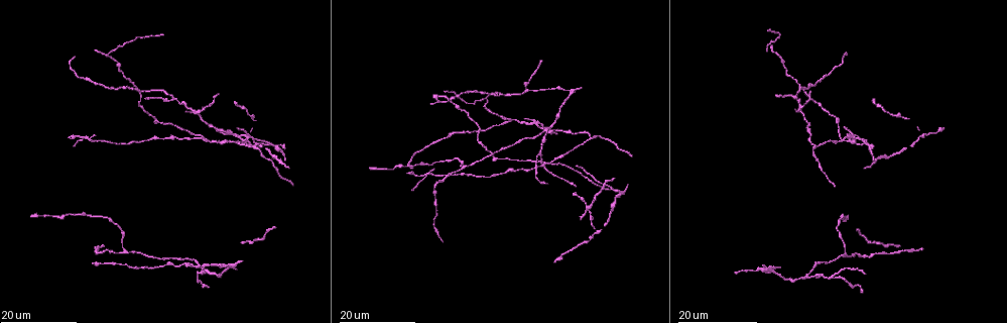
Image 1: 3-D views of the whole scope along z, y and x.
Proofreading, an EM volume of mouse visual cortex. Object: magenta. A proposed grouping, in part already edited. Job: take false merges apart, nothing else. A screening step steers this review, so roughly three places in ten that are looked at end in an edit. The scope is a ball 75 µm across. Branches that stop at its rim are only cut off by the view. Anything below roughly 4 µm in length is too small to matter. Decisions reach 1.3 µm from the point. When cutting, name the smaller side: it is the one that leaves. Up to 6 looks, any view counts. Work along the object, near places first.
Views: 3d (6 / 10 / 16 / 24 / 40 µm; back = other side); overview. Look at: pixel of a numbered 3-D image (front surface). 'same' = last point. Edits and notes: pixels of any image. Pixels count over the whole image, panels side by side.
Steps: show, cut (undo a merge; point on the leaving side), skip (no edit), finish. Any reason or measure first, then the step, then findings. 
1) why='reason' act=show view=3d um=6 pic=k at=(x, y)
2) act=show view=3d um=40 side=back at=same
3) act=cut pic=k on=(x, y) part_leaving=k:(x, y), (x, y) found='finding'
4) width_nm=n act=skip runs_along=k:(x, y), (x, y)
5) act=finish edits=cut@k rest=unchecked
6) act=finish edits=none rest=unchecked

why='a fork' act=show view=3d um=16 pic=1 at=(832, 277)

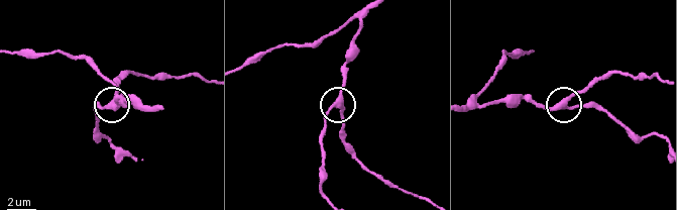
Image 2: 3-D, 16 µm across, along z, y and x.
act=show view=3d um=10 pic=2 at=(564, 103)

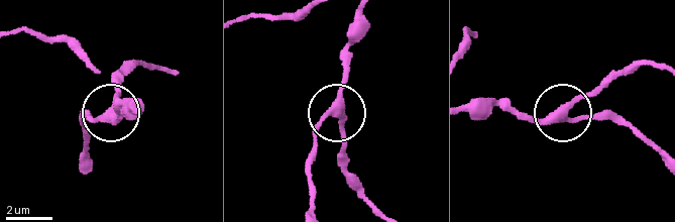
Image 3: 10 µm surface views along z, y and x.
arms=3 act=skip runs_along=3:(469, 109), (511, 109), (545, 120), (630, 120) found='one neuron here'

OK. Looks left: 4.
why='two arms in line, one across' act=show view=3d um=16 pic=1 at=(85, 136)

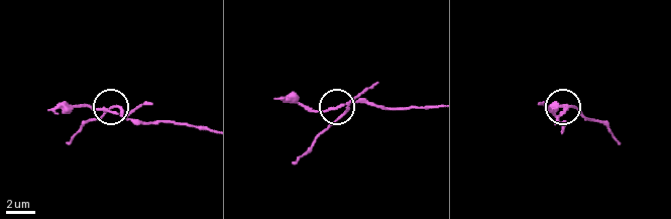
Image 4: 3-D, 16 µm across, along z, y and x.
act=show view=3d um=6 pic=4 at=(111, 112)

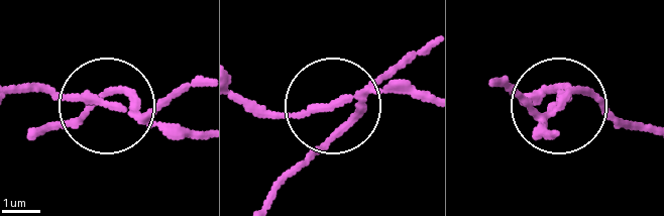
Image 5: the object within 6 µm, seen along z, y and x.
arms=3 act=cut pic=5 on=(178, 95) part_leaving=5:(137, 111), (108, 92), (40, 130) found='two neurons meet here'

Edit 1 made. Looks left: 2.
act=finish edits=cut@5 rest=unchecked

